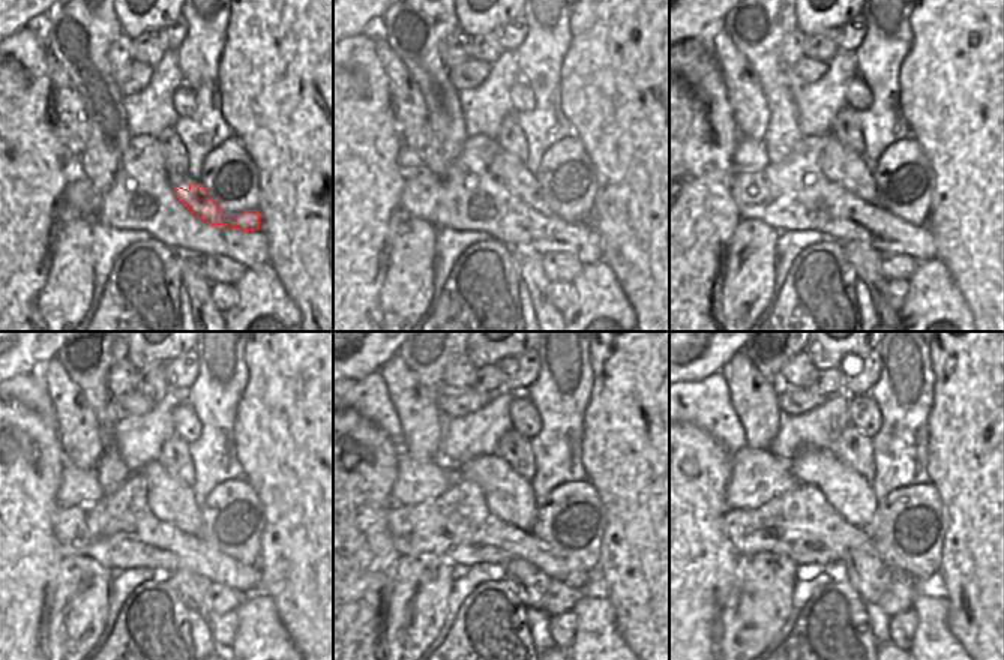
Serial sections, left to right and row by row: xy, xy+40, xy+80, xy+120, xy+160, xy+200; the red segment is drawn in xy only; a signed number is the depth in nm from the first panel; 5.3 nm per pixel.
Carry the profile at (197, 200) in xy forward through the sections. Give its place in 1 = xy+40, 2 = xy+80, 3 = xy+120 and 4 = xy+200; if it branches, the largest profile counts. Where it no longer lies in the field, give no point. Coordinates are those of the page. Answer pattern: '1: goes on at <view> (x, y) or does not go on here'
1: goes on at xy+40 (532, 195)
2: goes on at xy+80 (869, 194)
3: goes on at xy+120 (195, 528)
4: goes on at xy+200 (868, 525)

